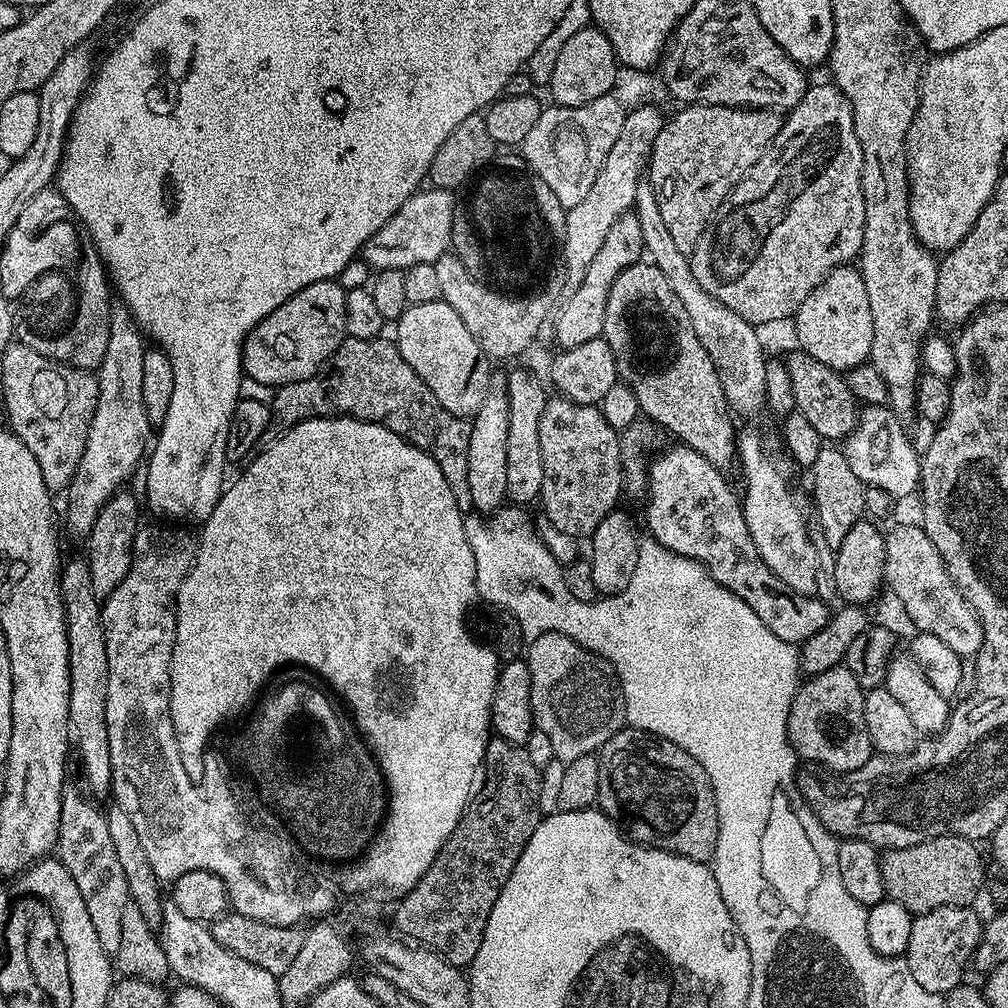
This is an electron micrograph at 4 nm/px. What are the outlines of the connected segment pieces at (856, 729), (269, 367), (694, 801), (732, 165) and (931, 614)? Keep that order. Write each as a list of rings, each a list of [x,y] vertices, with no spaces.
[[[846,666],[809,675],[796,690],[788,719],[788,740],[797,757],[832,774],[849,772],[865,764],[874,755],[874,749],[866,730],[864,694],[858,678]]]
[[[323,280],[314,282],[314,286],[306,286],[298,290],[278,310],[274,310],[254,330],[248,332],[248,337],[244,339],[244,349],[242,350],[243,375],[248,376],[256,384],[269,384],[272,390],[280,387],[281,384],[290,382],[302,382],[310,378],[321,366],[327,362],[338,350],[338,346],[346,338],[344,327],[346,326],[346,288],[336,280]]]
[[[621,730],[618,734],[614,734],[614,738],[610,738],[598,750],[600,762],[600,773],[598,774],[598,808],[599,811],[605,812],[611,820],[616,821],[621,829],[626,833],[629,840],[634,840],[638,844],[645,844],[647,848],[661,848],[667,852],[672,852],[676,856],[682,858],[690,858],[691,860],[699,860],[701,862],[711,861],[716,843],[718,842],[718,810],[716,809],[716,795],[710,786],[710,778],[706,774],[706,770],[696,761],[690,754],[686,754],[686,750],[682,750],[674,742],[669,740],[661,740],[657,737],[650,736],[646,732],[637,732],[635,730]]]
[[[689,104],[679,110],[681,112],[673,120],[671,117],[665,123],[652,144],[652,154],[646,160],[646,179],[652,184],[658,211],[675,245],[688,254],[708,231],[710,221],[733,188],[748,175],[748,171],[772,145],[773,138],[780,132],[782,116],[779,111],[767,108],[727,108],[717,104]]]
[[[900,524],[884,538],[886,546],[886,566],[884,584],[896,595],[898,603],[904,607],[906,615],[912,619],[916,632],[934,634],[934,638],[946,642],[954,654],[961,658],[975,657],[982,646],[984,635],[980,619],[962,598],[958,586],[950,578],[934,542],[924,533],[923,527]]]

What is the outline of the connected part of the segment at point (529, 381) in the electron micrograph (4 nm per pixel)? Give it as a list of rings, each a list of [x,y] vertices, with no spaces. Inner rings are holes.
[[[516,368],[507,373],[508,397],[510,398],[510,439],[506,446],[506,497],[513,505],[528,506],[528,503],[539,501],[544,471],[542,470],[542,446],[538,442],[538,426],[542,422],[542,410],[547,406],[549,397],[544,396],[544,384],[532,372]]]

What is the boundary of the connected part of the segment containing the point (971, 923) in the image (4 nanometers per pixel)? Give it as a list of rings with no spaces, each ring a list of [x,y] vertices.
[[[942,906],[938,910],[921,912],[913,919],[906,959],[910,966],[910,974],[914,974],[914,979],[922,985],[922,990],[930,990],[934,994],[944,996],[965,979],[964,967],[973,963],[976,947],[980,945],[982,919],[980,920],[976,910],[972,906]]]

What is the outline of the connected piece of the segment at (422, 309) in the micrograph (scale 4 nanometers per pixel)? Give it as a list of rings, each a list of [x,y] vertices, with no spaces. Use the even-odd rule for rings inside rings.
[[[445,300],[409,304],[408,309],[395,321],[396,349],[414,366],[414,374],[434,390],[434,398],[442,402],[442,406],[450,414],[470,418],[482,406],[482,398],[486,398],[486,390],[491,382],[494,369],[489,356],[482,346],[474,342],[474,334],[466,330],[462,318]]]

